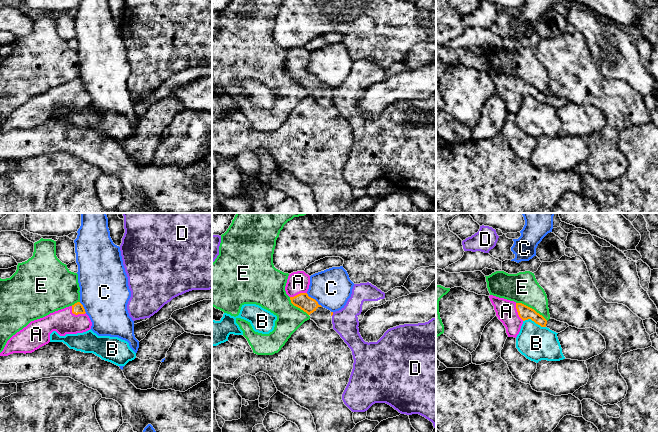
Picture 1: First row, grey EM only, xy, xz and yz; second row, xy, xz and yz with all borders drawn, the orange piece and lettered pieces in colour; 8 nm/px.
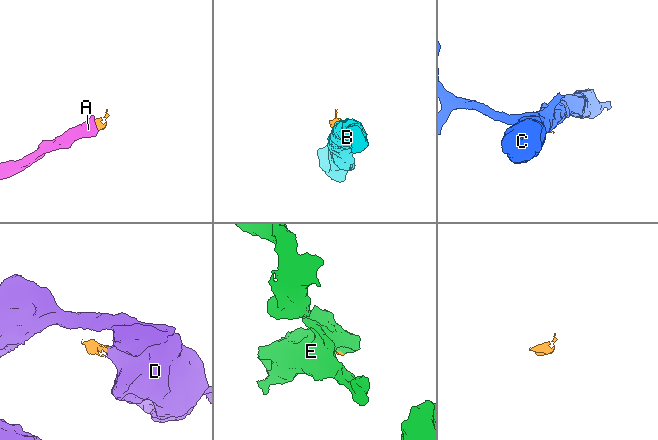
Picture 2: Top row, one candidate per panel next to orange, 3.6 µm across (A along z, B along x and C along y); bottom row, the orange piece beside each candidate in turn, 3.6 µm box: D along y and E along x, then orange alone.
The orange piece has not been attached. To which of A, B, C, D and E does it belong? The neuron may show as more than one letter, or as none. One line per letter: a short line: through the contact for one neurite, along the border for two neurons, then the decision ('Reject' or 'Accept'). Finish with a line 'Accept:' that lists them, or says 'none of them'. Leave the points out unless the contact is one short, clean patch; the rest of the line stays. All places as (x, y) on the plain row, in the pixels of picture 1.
A: Line: xy (77, 84), (76, 90), (70, 96), (63, 97). Accept
B: Line: yz (523, 96), (530, 95), (545, 103). Reject
C: Line: xz (306, 69), (322, 82). Reject
D: Line: xz (333, 88), (331, 91). Reject
E: Line: yz (516, 78), (521, 78), (533, 84), (547, 96). Reject
Accept: A

